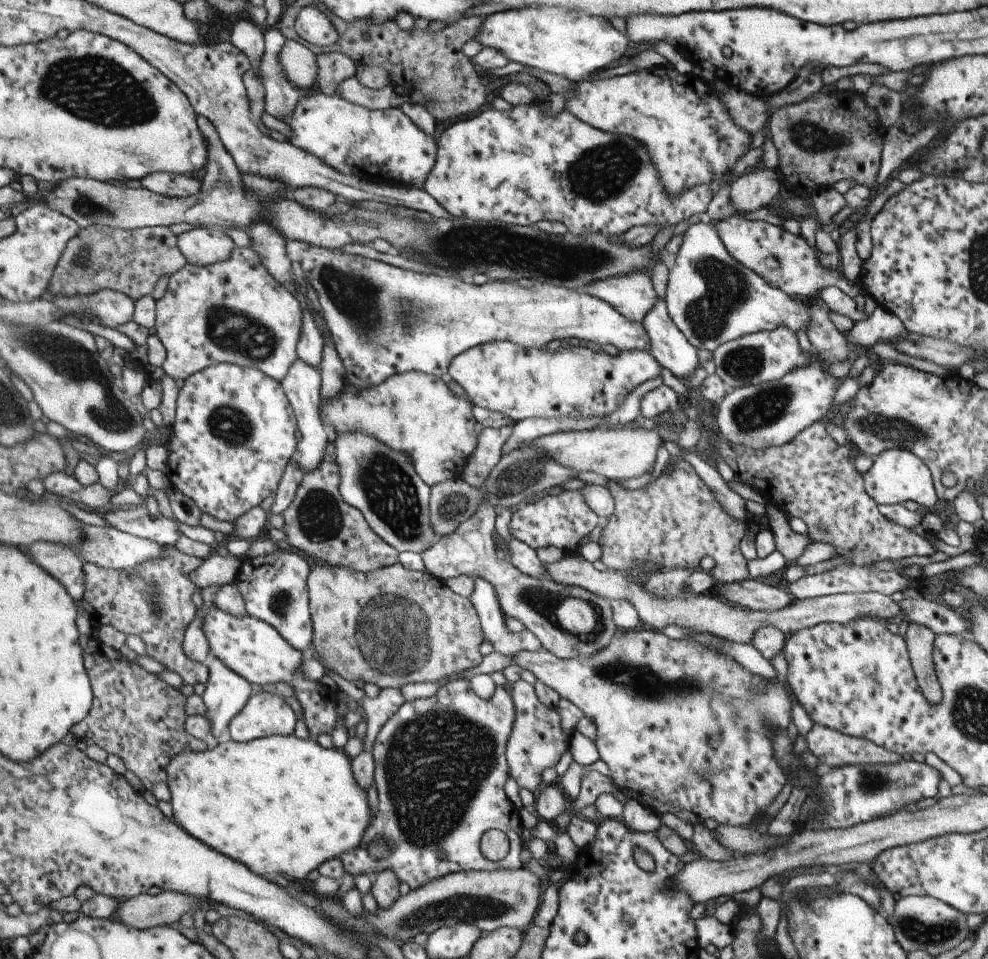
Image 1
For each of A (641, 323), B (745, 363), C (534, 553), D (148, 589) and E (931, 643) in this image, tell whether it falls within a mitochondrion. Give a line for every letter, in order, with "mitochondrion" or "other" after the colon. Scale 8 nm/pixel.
A: other
B: mitochondrion
C: other
D: mitochondrion
E: other

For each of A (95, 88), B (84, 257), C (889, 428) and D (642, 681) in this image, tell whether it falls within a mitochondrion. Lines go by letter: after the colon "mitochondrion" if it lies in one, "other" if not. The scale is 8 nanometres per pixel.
A: mitochondrion
B: mitochondrion
C: mitochondrion
D: mitochondrion

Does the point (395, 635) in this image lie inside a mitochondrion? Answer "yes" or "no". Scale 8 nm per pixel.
yes

